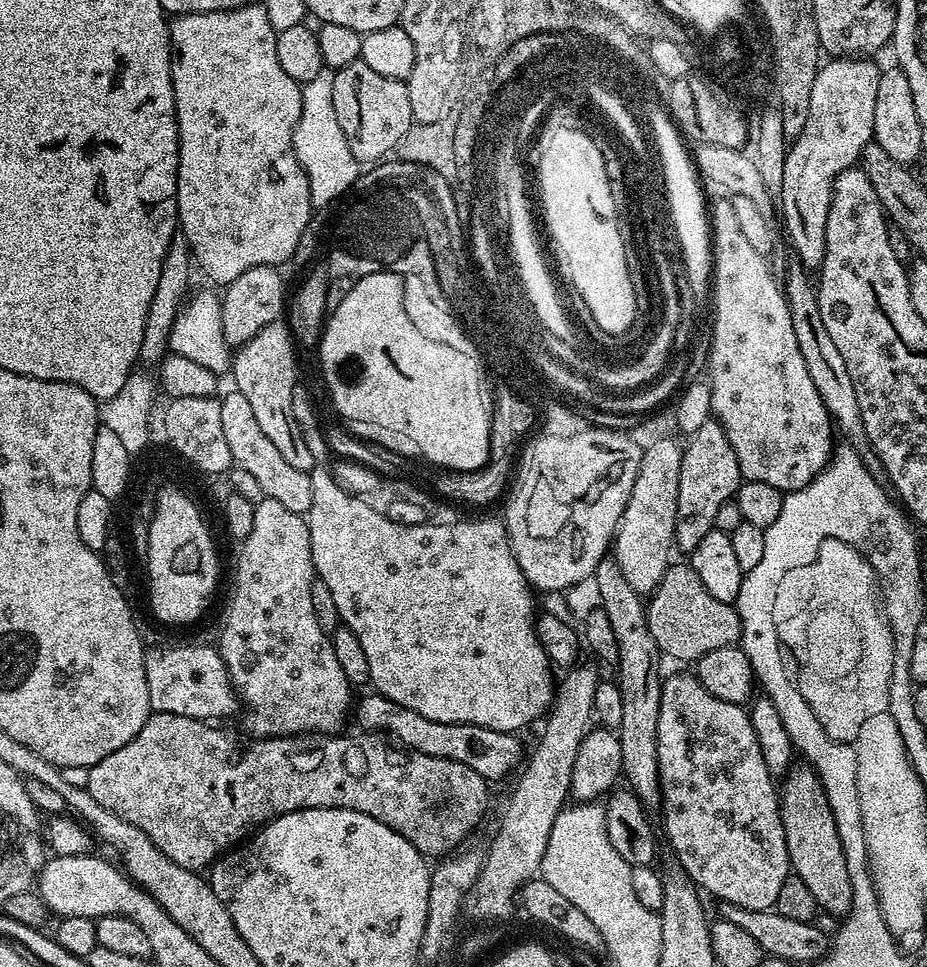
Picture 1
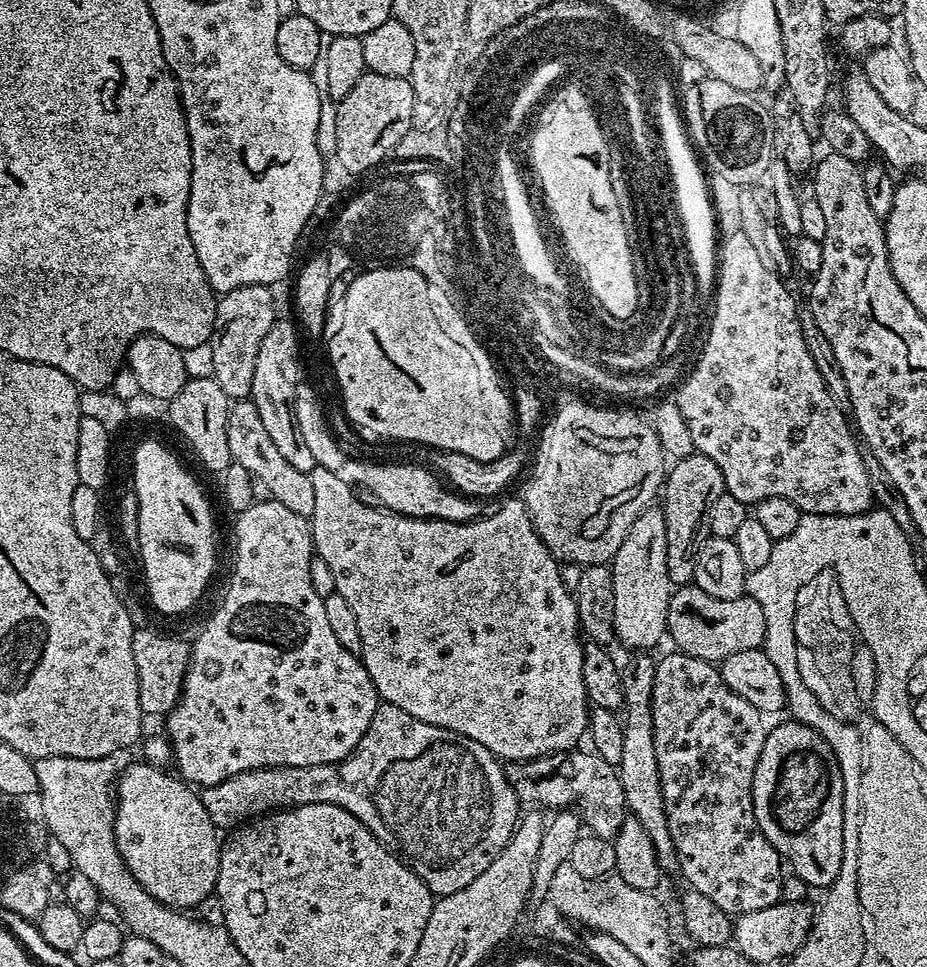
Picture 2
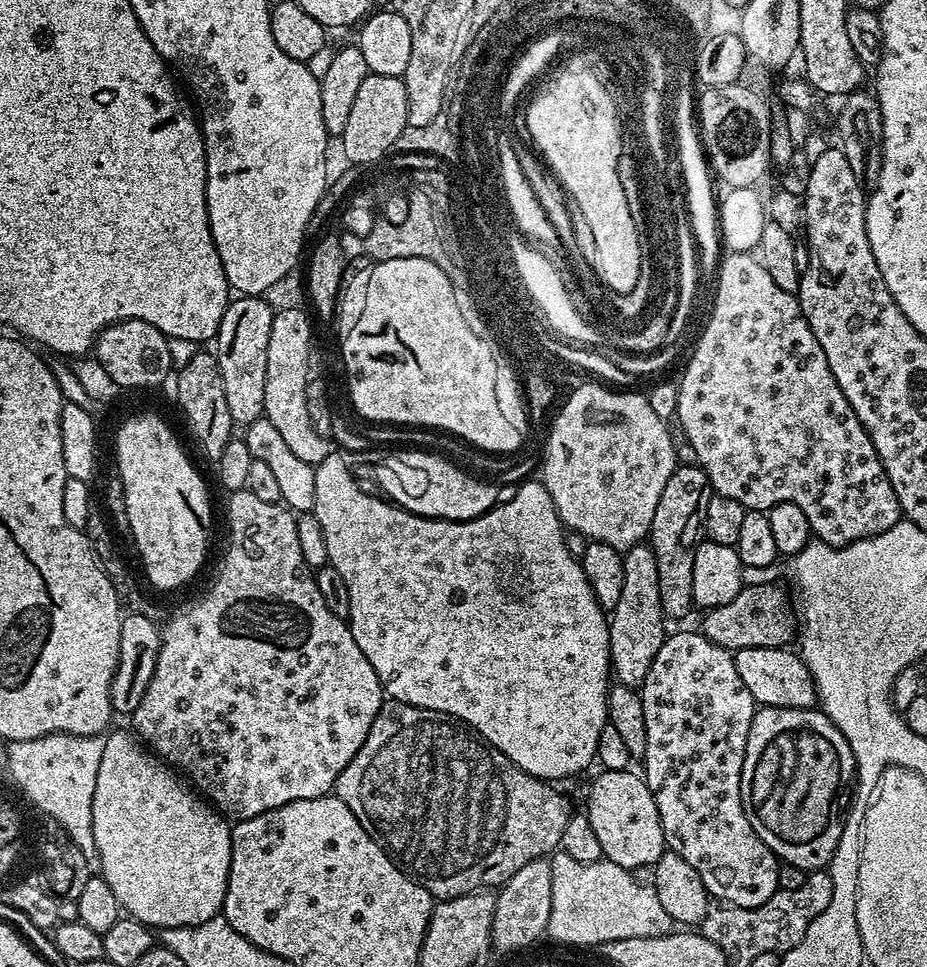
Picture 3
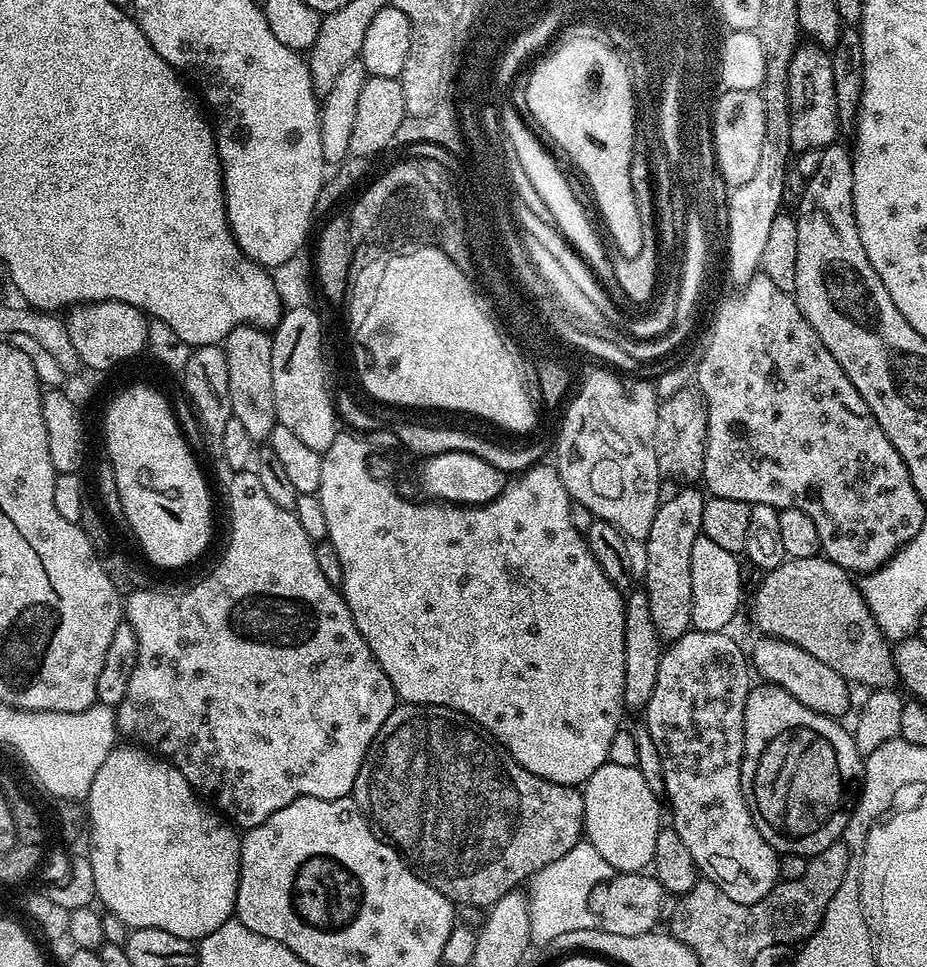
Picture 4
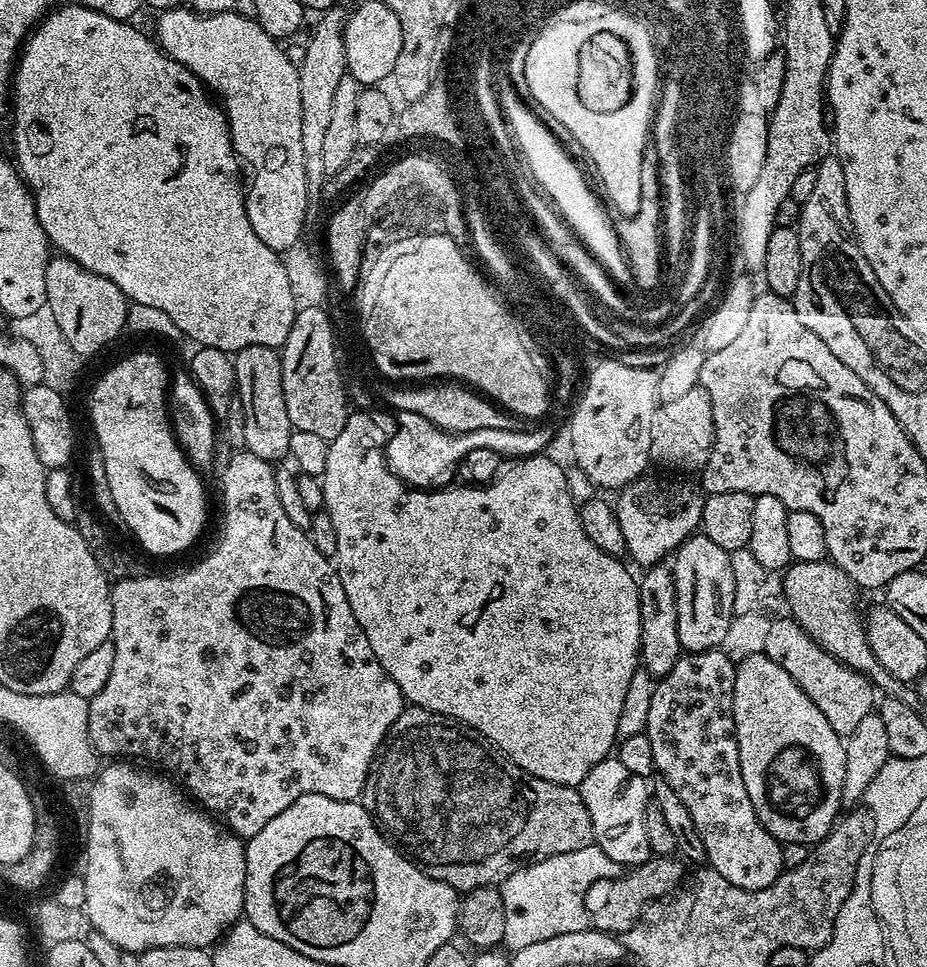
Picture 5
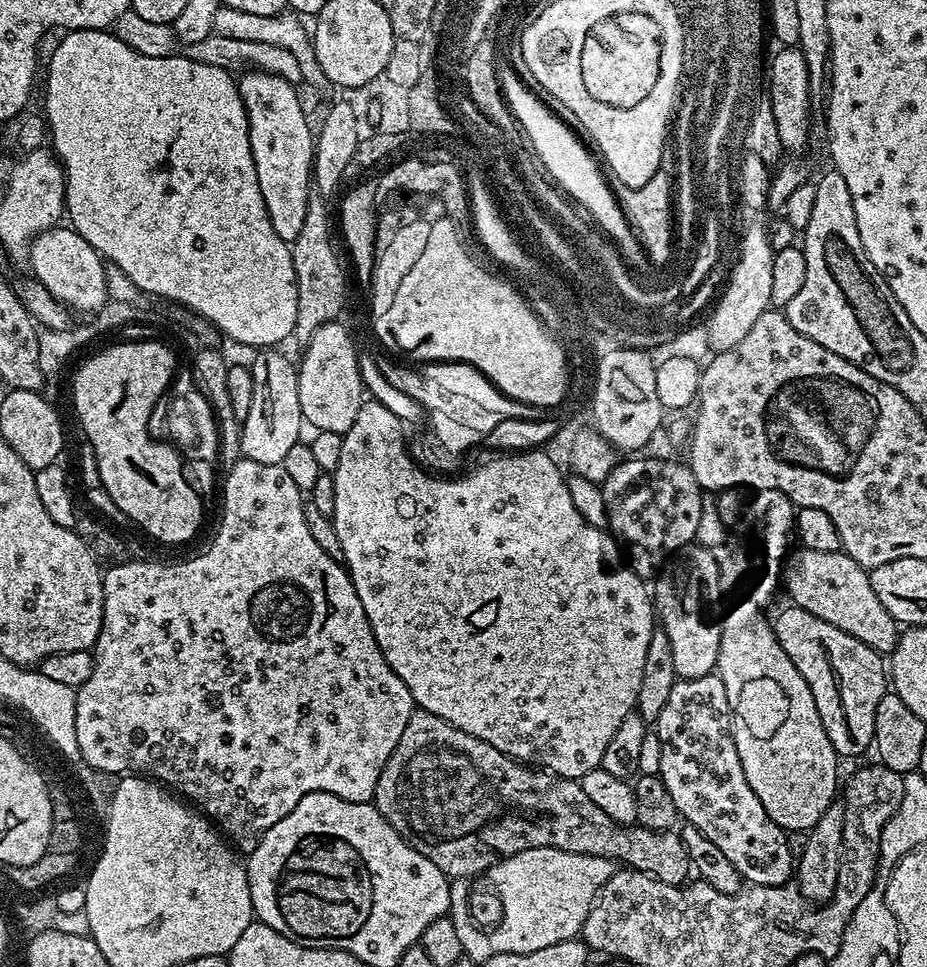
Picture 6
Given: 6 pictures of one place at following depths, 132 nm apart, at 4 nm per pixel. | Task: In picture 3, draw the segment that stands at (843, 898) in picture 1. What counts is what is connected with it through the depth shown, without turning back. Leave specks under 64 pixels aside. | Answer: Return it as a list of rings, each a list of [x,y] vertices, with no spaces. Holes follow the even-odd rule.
[[[757,707],[750,722],[746,758],[742,762],[742,802],[746,818],[750,818],[750,826],[754,826],[754,834],[758,834],[758,838],[762,838],[762,842],[766,842],[768,849],[783,863],[798,866],[807,873],[831,865],[842,838],[855,775],[856,755],[850,750],[850,742],[823,711],[816,708]]]

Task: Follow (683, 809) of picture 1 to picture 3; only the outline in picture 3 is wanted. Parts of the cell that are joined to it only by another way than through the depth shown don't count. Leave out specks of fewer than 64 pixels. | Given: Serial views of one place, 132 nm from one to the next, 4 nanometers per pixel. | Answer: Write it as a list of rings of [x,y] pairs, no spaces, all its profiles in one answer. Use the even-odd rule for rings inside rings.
[[[703,631],[665,635],[662,650],[654,654],[650,670],[638,689],[646,722],[646,752],[642,775],[656,799],[665,845],[682,854],[702,878],[709,897],[736,908],[762,906],[778,891],[778,857],[754,834],[742,802],[742,762],[746,738],[758,707],[738,675],[736,657],[710,642]]]

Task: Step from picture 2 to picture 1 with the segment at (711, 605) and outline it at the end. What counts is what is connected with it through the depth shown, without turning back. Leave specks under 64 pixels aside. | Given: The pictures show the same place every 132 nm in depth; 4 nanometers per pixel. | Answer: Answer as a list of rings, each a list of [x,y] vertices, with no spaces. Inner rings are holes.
[[[673,563],[662,574],[662,582],[646,600],[650,634],[658,642],[665,657],[695,662],[722,646],[736,644],[740,639],[740,615],[733,605],[718,602],[702,586],[702,578],[687,563]]]

